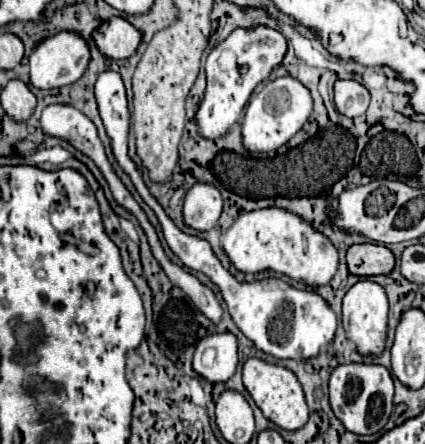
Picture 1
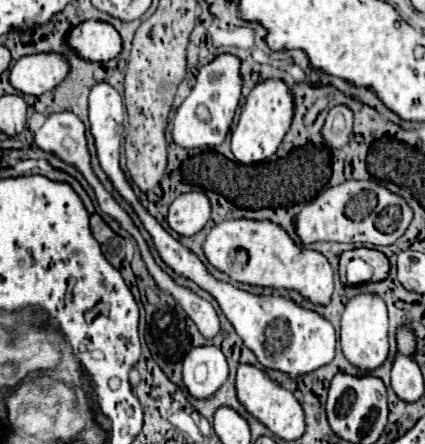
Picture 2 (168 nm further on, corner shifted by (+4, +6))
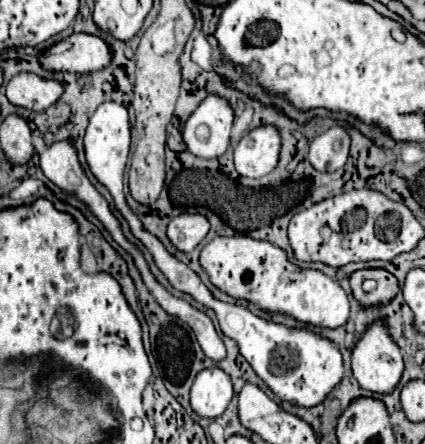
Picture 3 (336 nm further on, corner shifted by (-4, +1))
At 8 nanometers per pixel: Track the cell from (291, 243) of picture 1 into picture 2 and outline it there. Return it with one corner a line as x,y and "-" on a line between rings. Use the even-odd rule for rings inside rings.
246,218
240,220
226,220
222,224
216,224
210,234
204,240
202,246
206,260
220,272
228,274
234,282
248,284
248,286
264,286
274,290
294,290
312,304
328,306
330,296
334,290
334,272
328,260
314,250
304,250
302,246
294,244
280,226
274,222
262,220
252,222
-
238,250
246,250
248,262
240,268
238,262
234,262
234,254

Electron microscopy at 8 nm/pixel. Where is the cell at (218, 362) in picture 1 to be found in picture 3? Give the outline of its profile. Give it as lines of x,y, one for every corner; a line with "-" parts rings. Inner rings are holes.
208,367
196,375
192,391
190,391
190,405
200,417
214,419
224,413
232,399
232,381
226,371
220,367

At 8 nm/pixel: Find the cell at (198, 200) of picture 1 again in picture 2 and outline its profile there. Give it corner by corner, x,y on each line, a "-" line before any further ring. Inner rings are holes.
204,192
180,194
168,210
168,226
180,236
194,236
210,218
210,202

